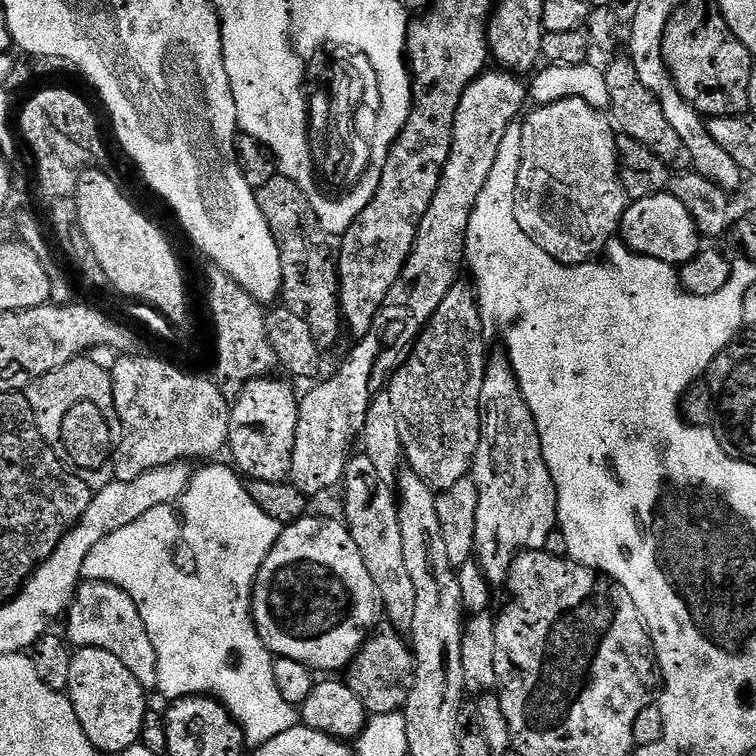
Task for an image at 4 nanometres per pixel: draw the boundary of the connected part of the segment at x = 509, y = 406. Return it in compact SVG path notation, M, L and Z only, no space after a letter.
M493 351L488 357L488 365L484 371L482 382L482 402L480 403L480 441L476 457L472 463L471 479L478 486L478 518L476 519L475 559L484 573L489 585L503 585L508 579L510 566L521 552L539 552L546 546L546 538L557 531L556 511L558 510L558 494L554 478L550 474L550 466L546 466L546 458L542 454L542 442L538 434L538 426L534 414L530 414L530 406L526 406L526 398L520 389L518 378L508 361L507 351Z

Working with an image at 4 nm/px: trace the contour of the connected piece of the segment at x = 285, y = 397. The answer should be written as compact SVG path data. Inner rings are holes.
M276 379L251 380L231 405L227 451L232 452L231 463L248 480L285 482L292 475L294 434L298 430L300 402L298 392L287 384L287 379Z

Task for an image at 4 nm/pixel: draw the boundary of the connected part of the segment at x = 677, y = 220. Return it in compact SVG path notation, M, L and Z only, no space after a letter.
M667 190L659 192L657 196L632 200L624 211L619 235L632 252L658 258L673 266L690 262L702 251L702 237L696 229L694 218L690 218L690 210L686 210L686 206L682 206L682 202L678 202L678 198L671 196Z

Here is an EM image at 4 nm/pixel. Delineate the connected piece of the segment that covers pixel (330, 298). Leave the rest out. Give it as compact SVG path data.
M277 175L270 178L270 182L266 182L266 186L255 189L256 201L258 202L258 210L262 210L262 218L266 218L266 226L270 226L270 234L274 234L274 242L278 242L278 254L282 258L282 286L280 291L282 293L283 307L294 310L294 314L298 314L298 318L302 318L302 322L306 322L306 326L310 326L310 334L314 334L314 342L321 350L328 350L332 348L340 340L340 332L342 336L342 317L340 315L340 273L338 271L338 260L334 255L334 248L330 243L330 237L325 232L324 227L320 224L318 214L314 214L312 209L312 200L306 194L302 194L302 190L298 190L298 186L294 182L290 182L290 178Z

